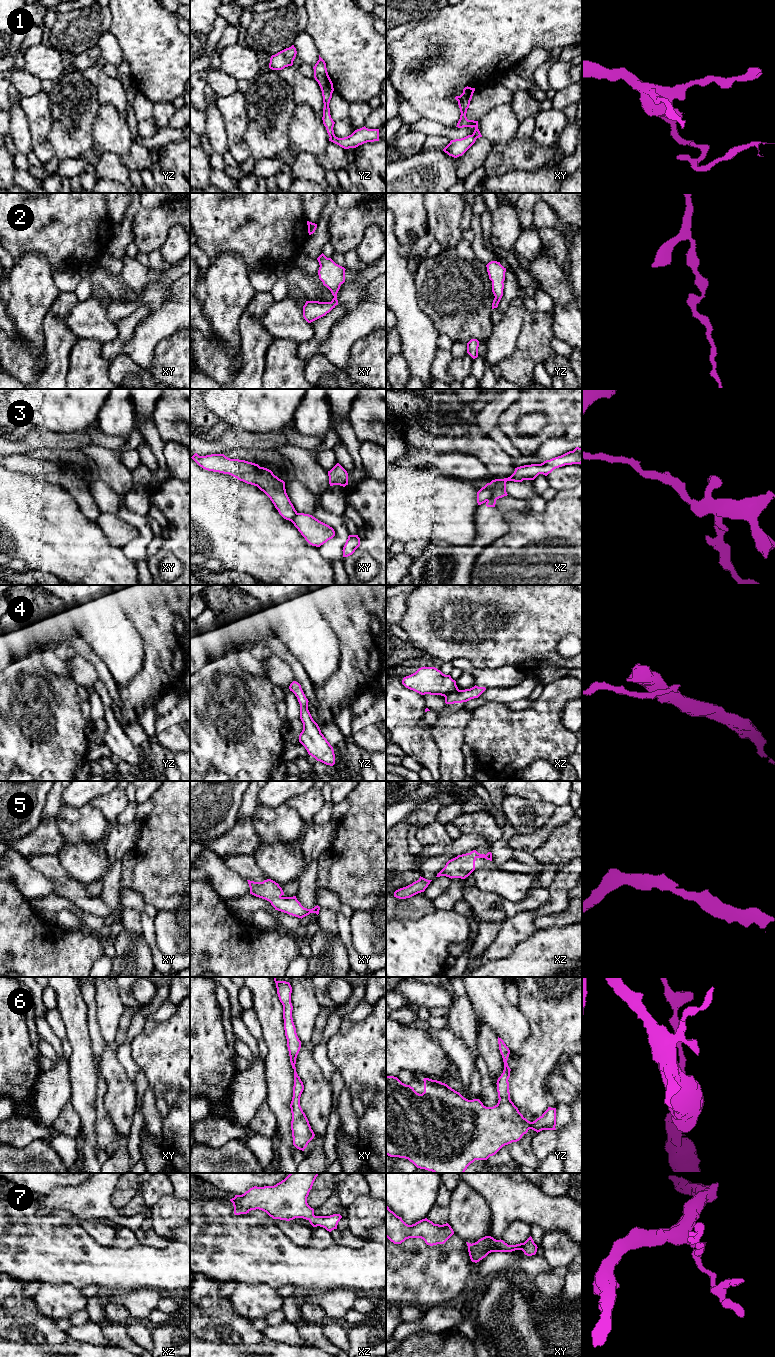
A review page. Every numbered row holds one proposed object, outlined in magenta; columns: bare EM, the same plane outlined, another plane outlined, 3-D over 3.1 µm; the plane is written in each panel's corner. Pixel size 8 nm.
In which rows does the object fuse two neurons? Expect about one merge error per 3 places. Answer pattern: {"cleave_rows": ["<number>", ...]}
{"cleave_rows": ["1", "3"]}

